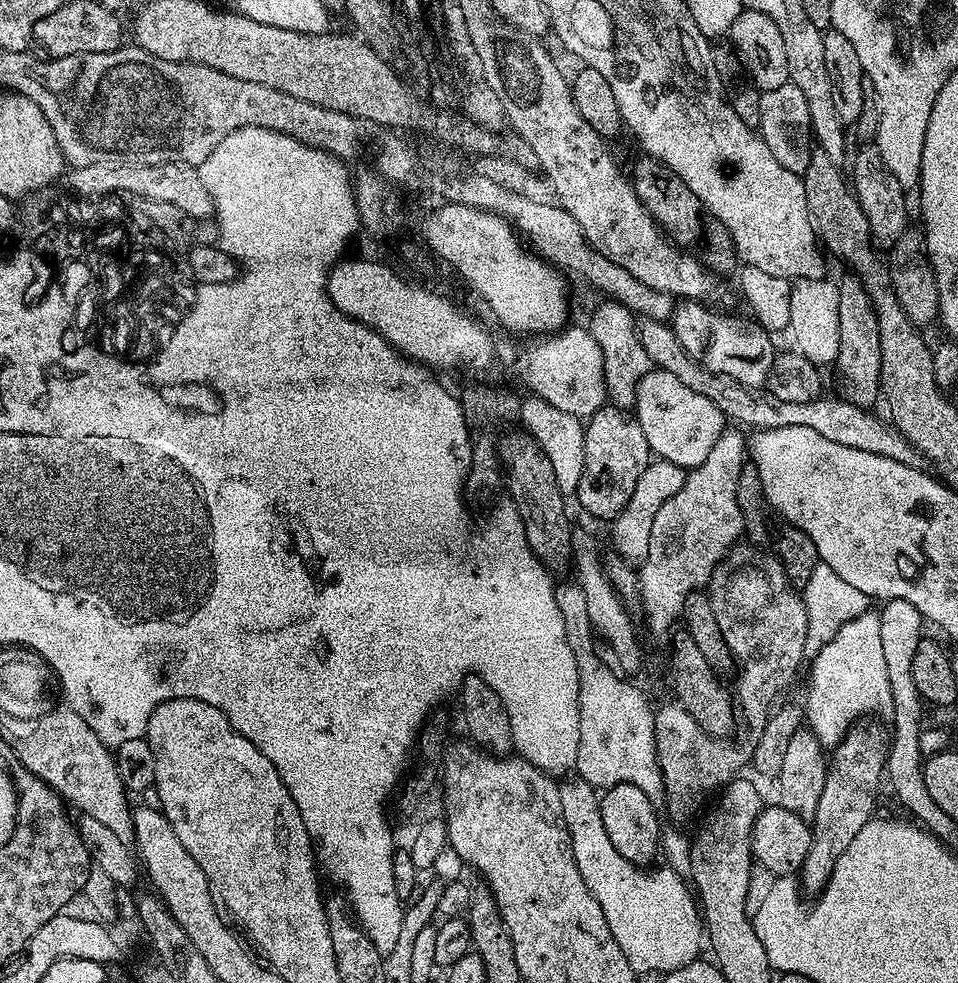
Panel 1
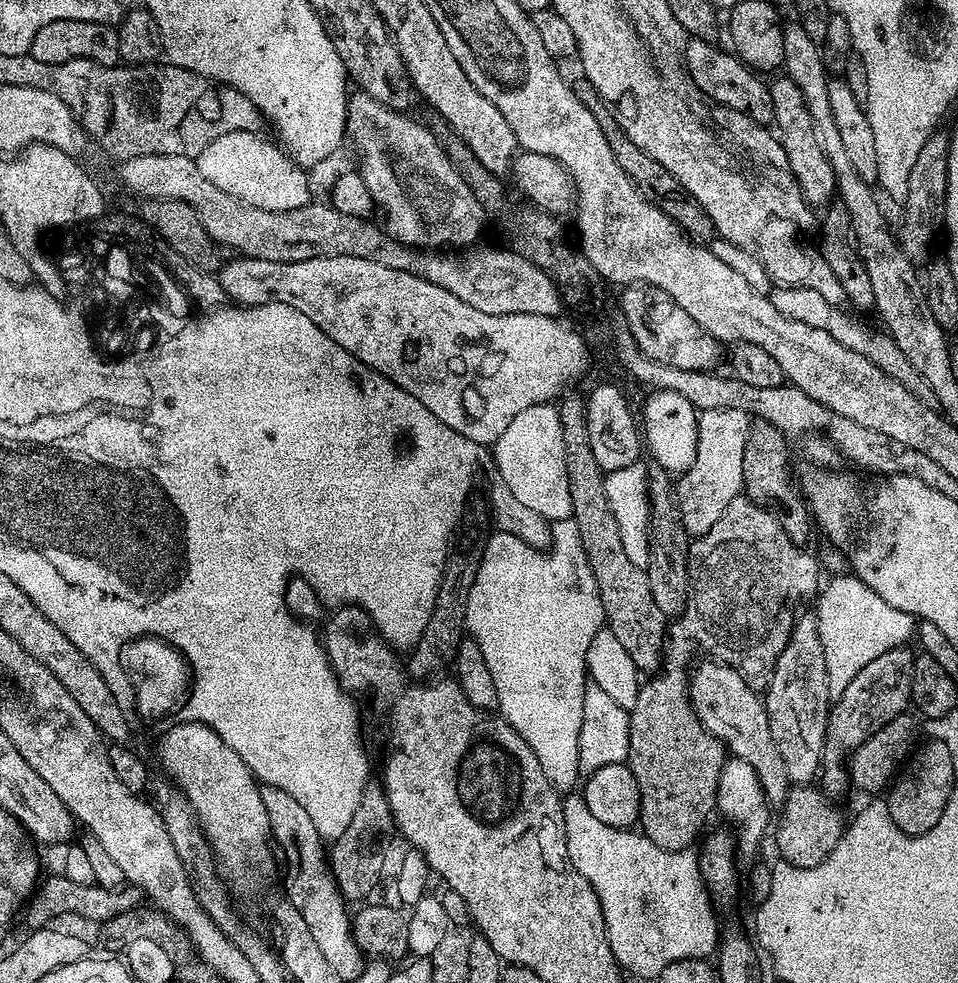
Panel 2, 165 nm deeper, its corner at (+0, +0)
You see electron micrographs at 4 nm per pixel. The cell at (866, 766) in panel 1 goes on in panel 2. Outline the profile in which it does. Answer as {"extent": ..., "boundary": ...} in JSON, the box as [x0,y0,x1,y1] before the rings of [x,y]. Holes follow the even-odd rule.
{"extent":[818,646,914,798],"boundary":[[[908,646],[891,648],[886,654],[878,654],[874,662],[862,666],[854,678],[842,690],[840,696],[835,697],[828,713],[828,729],[824,739],[824,758],[822,771],[818,776],[818,784],[826,795],[840,798],[847,788],[850,788],[850,777],[846,761],[851,753],[856,751],[866,738],[870,738],[886,722],[895,716],[905,715],[912,699],[912,675],[914,674],[914,652]]]}

